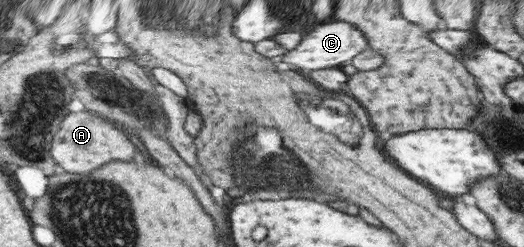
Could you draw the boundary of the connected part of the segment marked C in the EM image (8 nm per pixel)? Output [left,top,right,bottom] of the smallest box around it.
[279,20,366,74]

